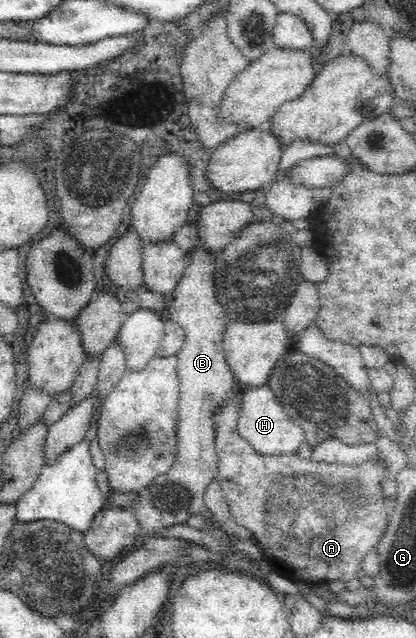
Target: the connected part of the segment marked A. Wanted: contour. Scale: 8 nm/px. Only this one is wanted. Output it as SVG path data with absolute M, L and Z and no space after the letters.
M236 392L228 406L222 407L215 416L219 468L216 479L230 504L234 520L250 529L253 539L264 552L263 559L276 574L306 584L352 581L361 570L361 561L376 548L388 525L391 506L381 488L385 464L379 457L379 451L376 457L355 467L314 463L310 458L300 458L298 454L262 457L239 435L239 393Z

